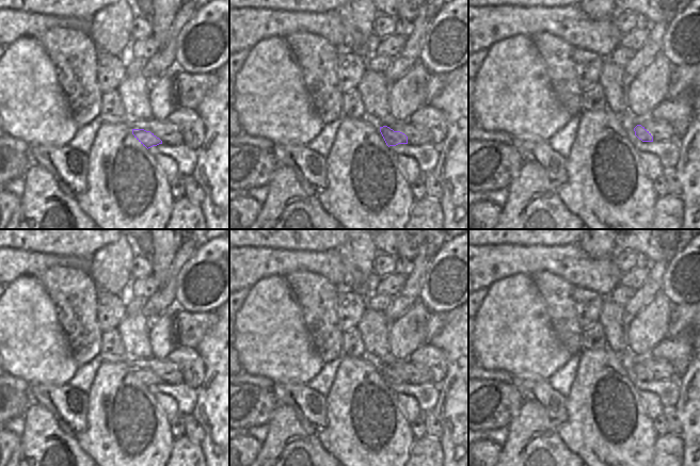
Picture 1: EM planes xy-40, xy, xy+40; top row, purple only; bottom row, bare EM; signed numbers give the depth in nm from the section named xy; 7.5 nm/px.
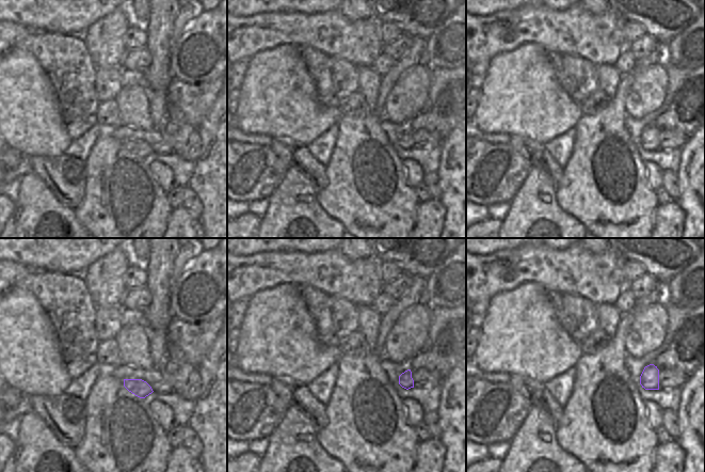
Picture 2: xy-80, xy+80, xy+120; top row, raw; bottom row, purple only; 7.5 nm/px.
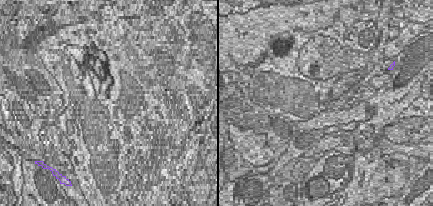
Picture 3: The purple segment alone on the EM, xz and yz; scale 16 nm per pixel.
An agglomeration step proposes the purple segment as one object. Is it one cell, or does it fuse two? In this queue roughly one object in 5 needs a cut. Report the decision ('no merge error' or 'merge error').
no merge error

